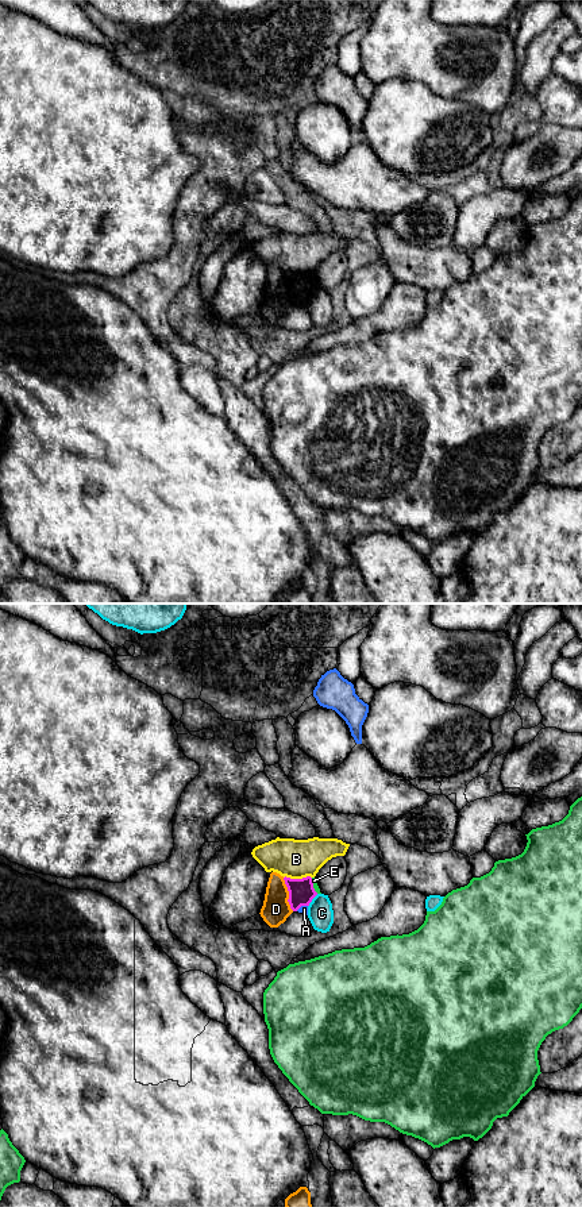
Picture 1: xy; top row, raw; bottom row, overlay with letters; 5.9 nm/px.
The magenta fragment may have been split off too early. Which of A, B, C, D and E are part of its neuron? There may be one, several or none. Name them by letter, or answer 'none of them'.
none of them

